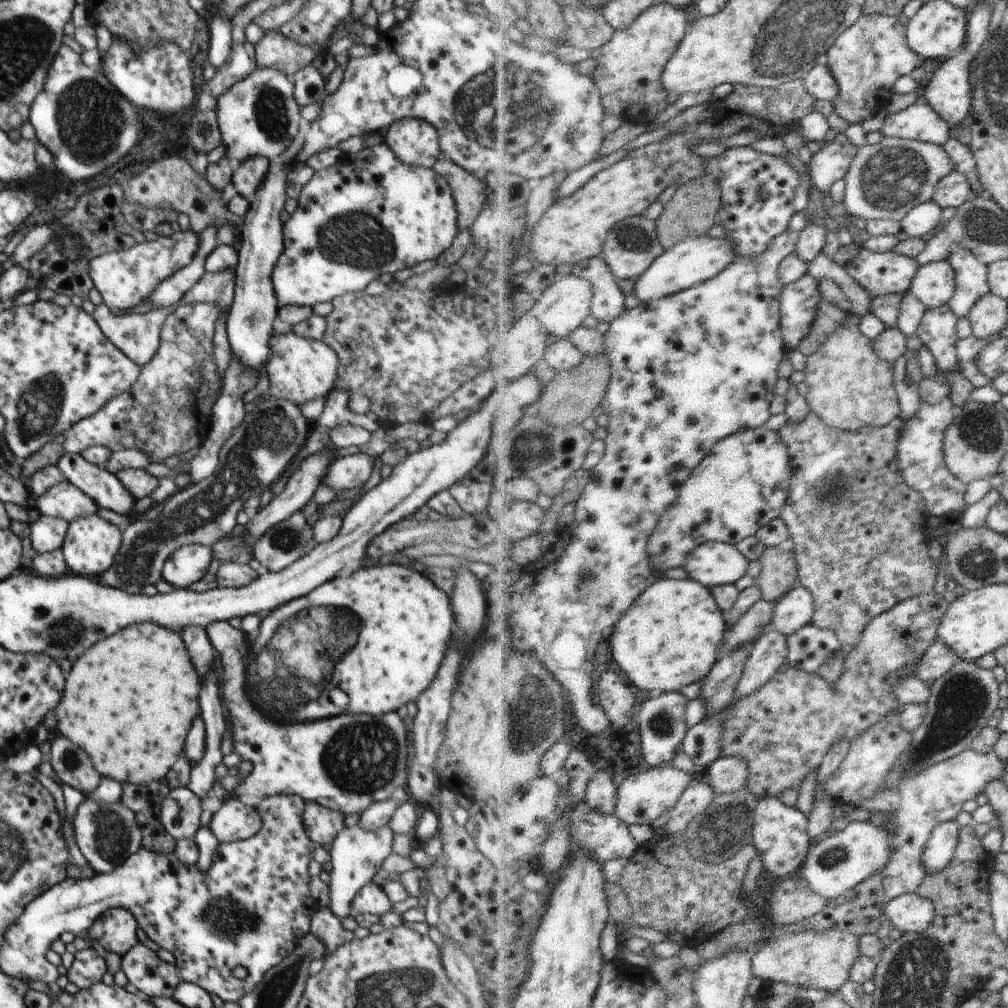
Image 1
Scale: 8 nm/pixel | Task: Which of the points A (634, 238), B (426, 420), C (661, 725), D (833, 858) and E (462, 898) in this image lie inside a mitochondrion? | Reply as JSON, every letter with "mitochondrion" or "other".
{"A":"mitochondrion","B":"other","C":"mitochondrion","D":"mitochondrion","E":"other"}

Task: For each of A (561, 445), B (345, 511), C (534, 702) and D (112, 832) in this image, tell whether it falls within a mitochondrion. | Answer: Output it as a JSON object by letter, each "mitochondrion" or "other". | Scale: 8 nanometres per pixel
{"A":"mitochondrion","B":"other","C":"mitochondrion","D":"mitochondrion"}

